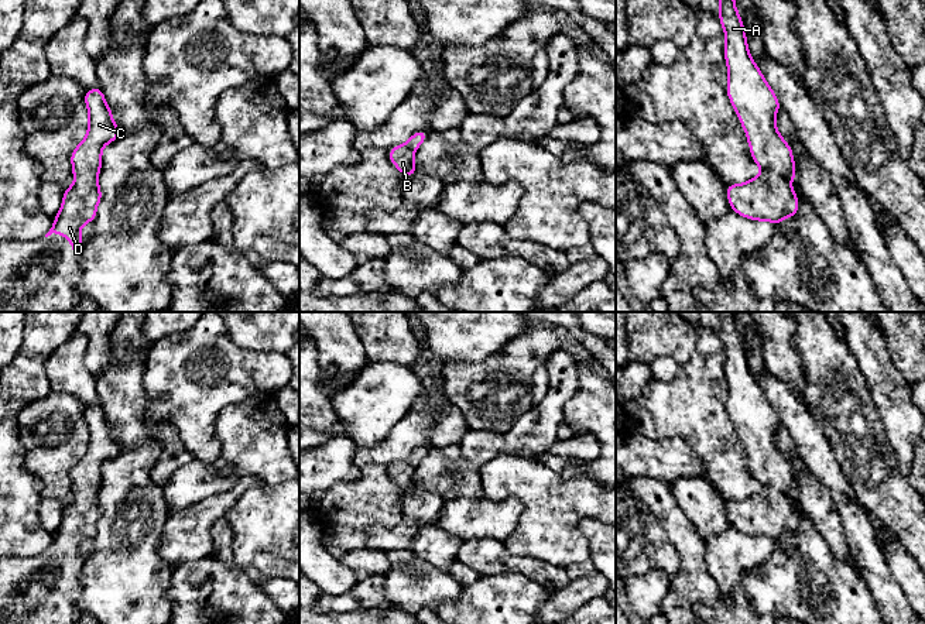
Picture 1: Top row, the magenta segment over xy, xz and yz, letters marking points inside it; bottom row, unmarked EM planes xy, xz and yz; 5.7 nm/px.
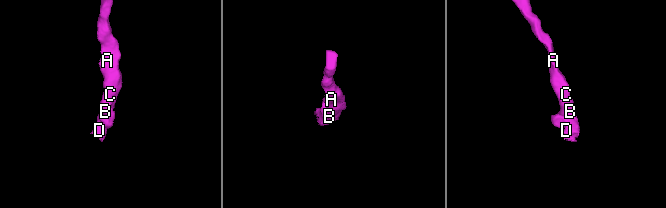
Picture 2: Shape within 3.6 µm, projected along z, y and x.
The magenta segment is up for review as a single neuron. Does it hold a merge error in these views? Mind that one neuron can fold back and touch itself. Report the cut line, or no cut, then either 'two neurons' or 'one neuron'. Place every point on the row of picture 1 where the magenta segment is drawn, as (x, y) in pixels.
no cut | one neuron

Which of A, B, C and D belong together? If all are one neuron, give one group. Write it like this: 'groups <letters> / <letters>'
groups A B C D

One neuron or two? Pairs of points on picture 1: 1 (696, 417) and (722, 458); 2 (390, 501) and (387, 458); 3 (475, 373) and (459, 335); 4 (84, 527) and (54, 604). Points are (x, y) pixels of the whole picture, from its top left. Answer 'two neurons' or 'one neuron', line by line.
1: one neuron
2: one neuron
3: two neurons
4: one neuron

